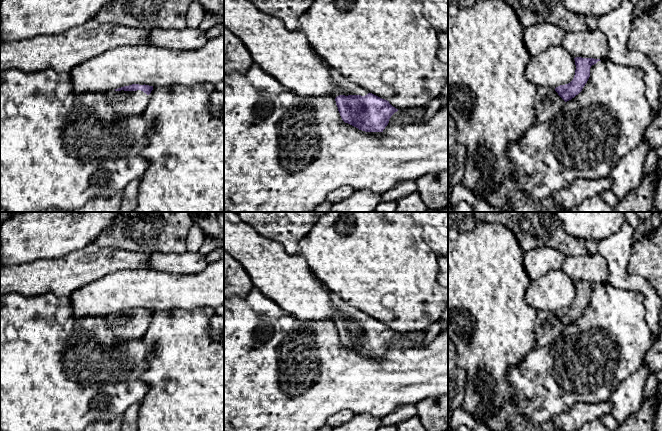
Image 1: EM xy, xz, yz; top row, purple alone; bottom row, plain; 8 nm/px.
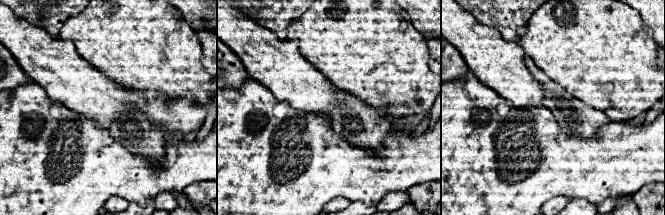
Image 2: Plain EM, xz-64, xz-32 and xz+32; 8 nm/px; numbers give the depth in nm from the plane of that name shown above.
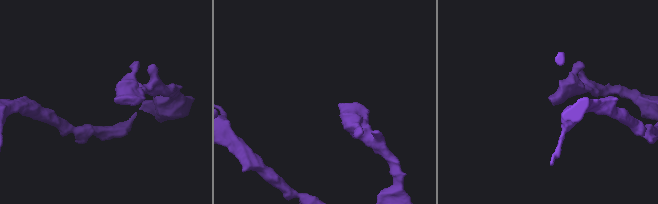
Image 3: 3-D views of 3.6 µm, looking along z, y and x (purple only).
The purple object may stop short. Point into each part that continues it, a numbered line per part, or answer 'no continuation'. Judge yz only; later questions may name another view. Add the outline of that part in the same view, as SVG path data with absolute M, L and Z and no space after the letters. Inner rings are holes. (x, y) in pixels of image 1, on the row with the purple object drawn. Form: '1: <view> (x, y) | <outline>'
1: yz (547, 102) | M538 86L534 98L536 113L535 124L544 123L562 112L565 101L558 95L555 88L545 89Z

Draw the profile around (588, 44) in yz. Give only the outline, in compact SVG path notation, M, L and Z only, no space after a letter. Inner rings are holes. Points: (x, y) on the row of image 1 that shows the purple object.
M599 29L566 32L562 46L574 57L609 59L607 37Z

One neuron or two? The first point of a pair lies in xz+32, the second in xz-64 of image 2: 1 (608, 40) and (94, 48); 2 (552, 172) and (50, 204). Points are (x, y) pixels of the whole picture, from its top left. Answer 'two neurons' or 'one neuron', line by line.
1: one neuron
2: one neuron

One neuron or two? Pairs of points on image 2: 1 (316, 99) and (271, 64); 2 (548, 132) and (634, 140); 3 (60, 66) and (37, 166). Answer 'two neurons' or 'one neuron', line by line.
1: one neuron
2: one neuron
3: two neurons

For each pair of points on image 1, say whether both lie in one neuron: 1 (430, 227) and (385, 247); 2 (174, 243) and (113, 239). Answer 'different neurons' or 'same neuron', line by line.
1: different neurons
2: same neuron

